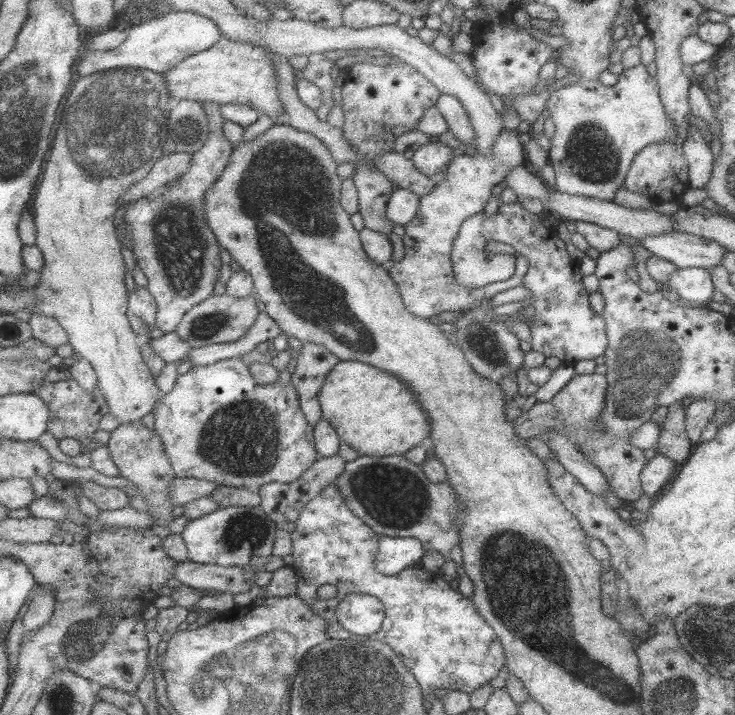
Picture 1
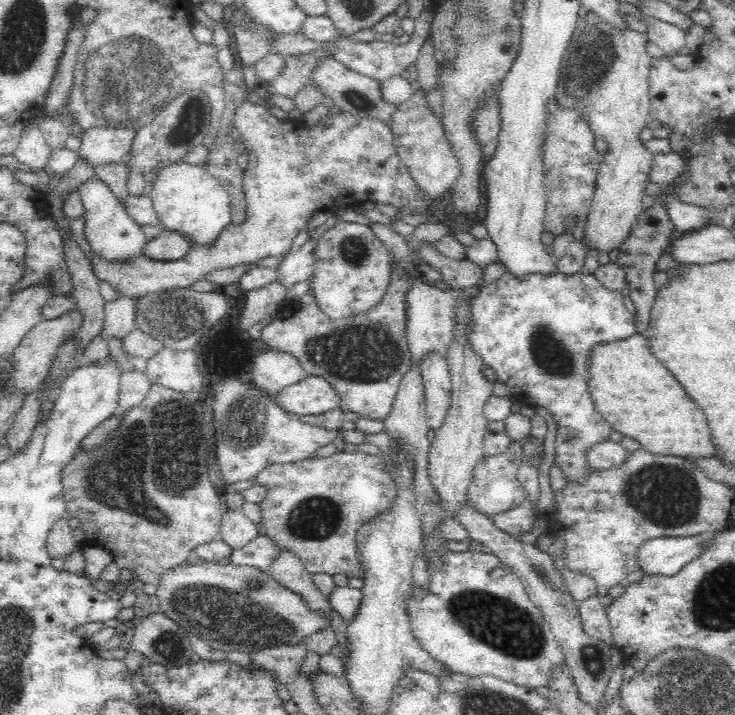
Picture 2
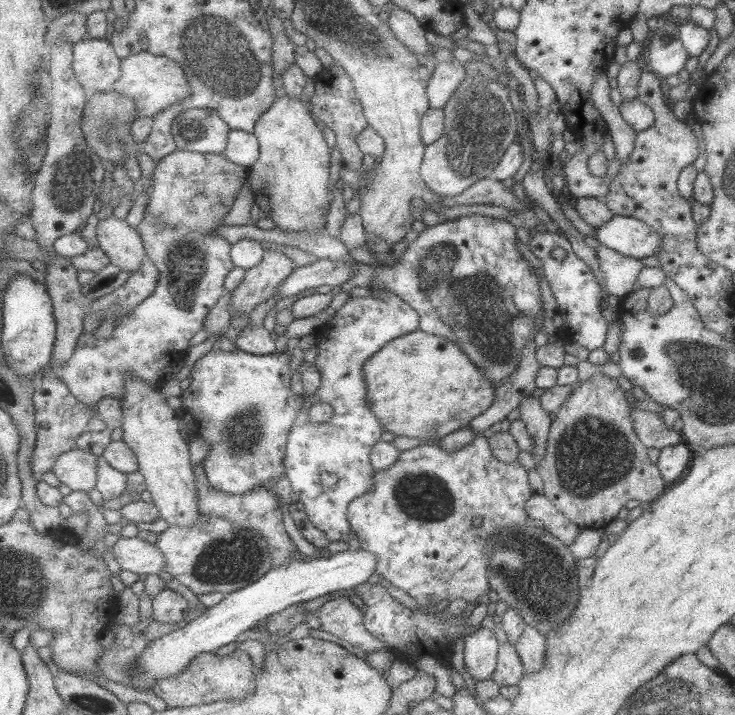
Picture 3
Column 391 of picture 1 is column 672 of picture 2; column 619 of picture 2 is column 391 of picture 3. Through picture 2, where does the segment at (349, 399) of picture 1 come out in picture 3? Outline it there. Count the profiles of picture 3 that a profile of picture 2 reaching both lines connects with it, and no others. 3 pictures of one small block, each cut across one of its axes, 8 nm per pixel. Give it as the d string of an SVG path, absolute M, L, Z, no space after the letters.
M421 330L387 344L373 358L367 360L363 372L366 373L367 399L371 403L371 409L381 419L385 430L395 436L440 439L450 432L467 427L468 422L482 413L495 398L493 383L483 375L479 367L471 363L471 359L467 358L453 341Z

